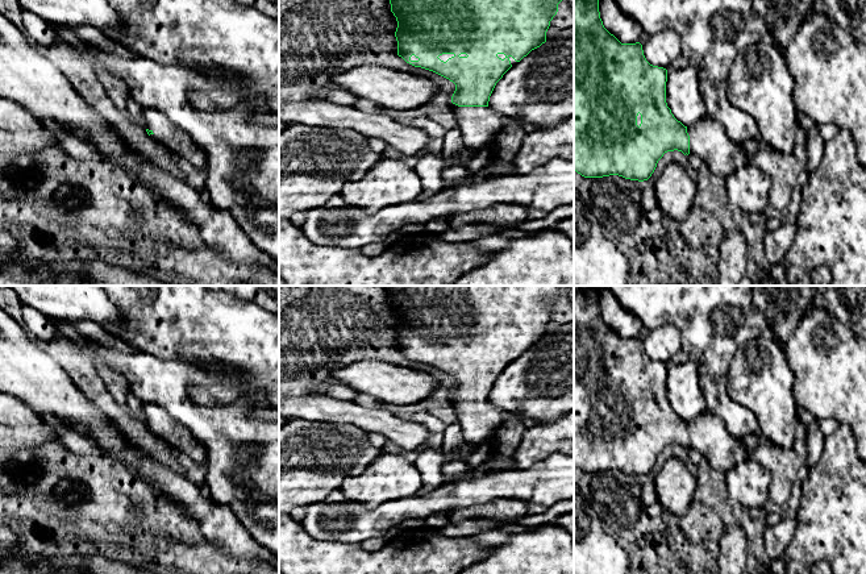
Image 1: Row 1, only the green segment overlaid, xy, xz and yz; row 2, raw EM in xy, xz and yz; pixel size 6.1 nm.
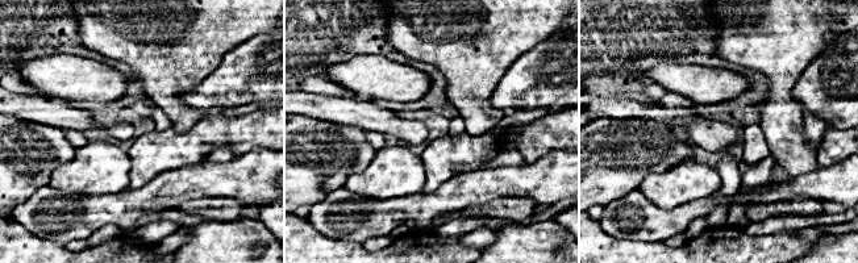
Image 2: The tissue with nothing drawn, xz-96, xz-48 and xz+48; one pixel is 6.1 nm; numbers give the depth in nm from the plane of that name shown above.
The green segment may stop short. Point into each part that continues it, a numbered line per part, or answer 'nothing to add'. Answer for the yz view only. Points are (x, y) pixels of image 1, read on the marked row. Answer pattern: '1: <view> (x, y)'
1: yz (708, 140)

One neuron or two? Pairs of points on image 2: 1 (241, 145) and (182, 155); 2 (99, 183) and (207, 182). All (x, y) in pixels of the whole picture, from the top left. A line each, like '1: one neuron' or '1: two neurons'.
1: one neuron
2: two neurons

